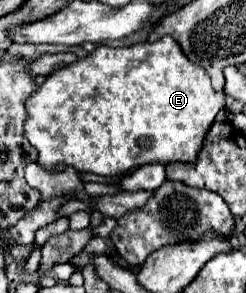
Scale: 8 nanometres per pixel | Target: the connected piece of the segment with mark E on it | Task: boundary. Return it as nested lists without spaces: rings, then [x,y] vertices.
[[[171,36],[121,48],[99,44],[85,58],[51,72],[33,92],[27,100],[25,136],[37,148],[39,164],[47,170],[73,166],[77,172],[115,176],[133,166],[151,162],[169,164],[195,160],[205,132],[223,108],[225,92],[213,90],[207,72],[199,64],[193,64]]]

